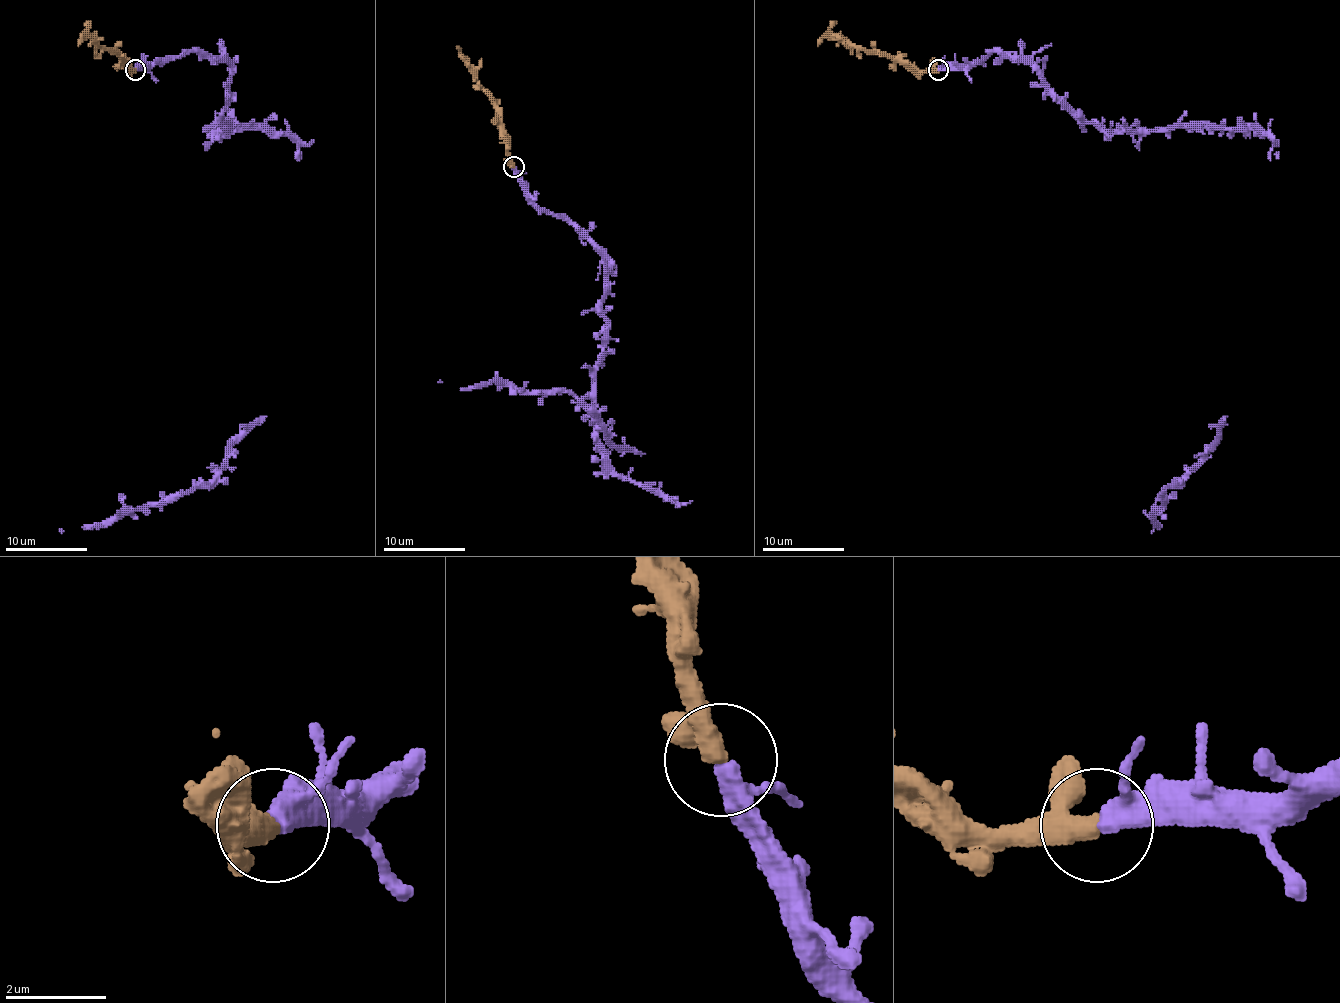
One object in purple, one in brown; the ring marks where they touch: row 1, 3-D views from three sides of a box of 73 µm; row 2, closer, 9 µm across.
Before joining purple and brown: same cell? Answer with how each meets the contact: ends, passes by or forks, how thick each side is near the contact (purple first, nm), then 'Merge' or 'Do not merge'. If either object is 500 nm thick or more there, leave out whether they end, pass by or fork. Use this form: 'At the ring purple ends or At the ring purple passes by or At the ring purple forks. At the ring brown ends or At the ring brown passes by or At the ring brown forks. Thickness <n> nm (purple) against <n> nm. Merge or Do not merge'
At the ring purple passes by. At the ring brown passes by. Thickness 340 nm (purple) against 320 nm. Merge

